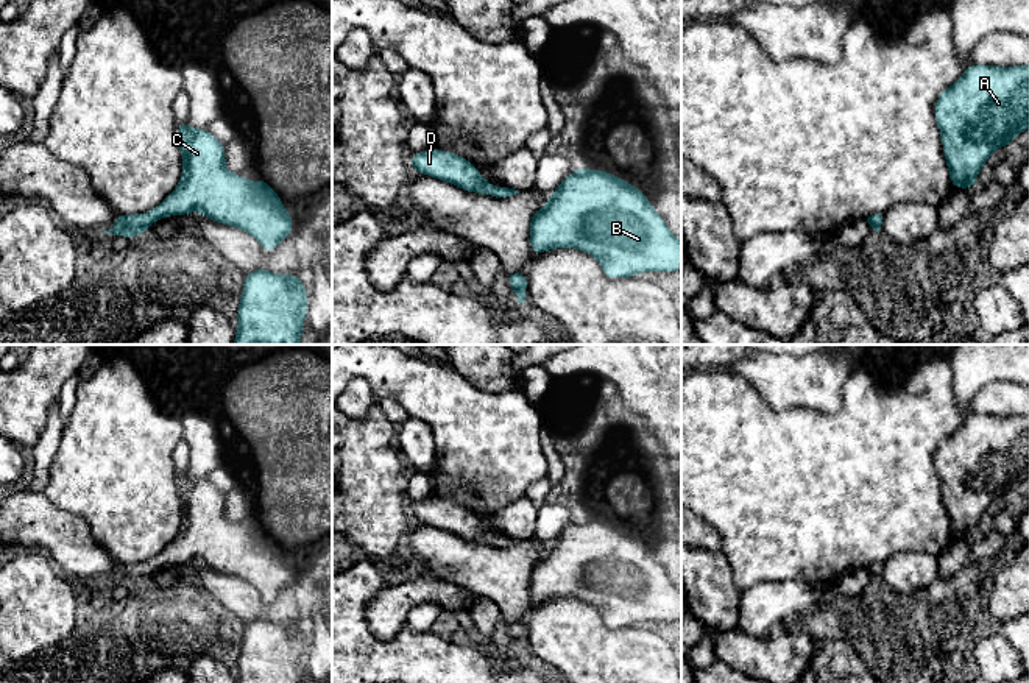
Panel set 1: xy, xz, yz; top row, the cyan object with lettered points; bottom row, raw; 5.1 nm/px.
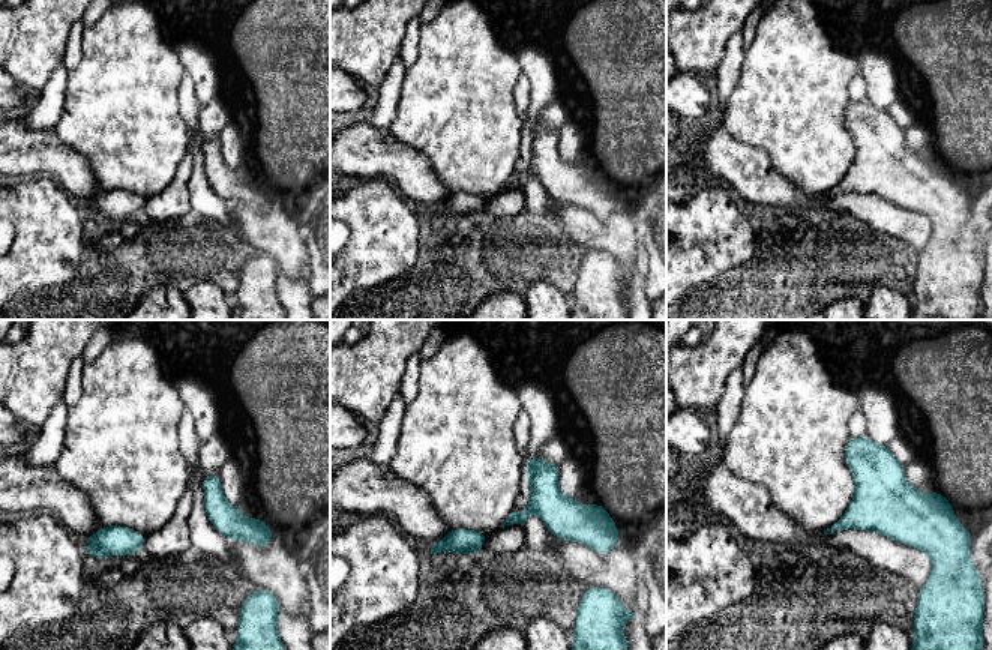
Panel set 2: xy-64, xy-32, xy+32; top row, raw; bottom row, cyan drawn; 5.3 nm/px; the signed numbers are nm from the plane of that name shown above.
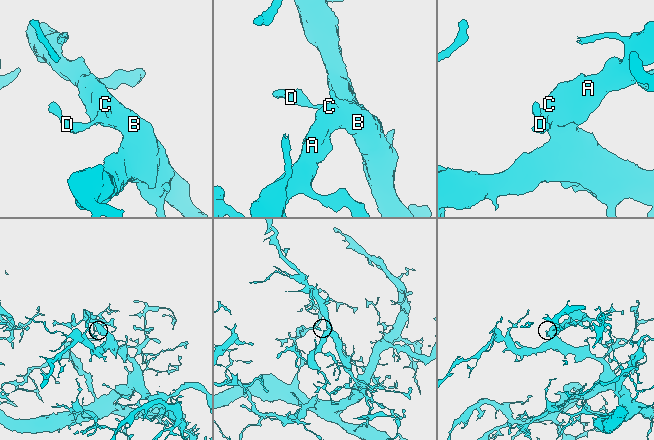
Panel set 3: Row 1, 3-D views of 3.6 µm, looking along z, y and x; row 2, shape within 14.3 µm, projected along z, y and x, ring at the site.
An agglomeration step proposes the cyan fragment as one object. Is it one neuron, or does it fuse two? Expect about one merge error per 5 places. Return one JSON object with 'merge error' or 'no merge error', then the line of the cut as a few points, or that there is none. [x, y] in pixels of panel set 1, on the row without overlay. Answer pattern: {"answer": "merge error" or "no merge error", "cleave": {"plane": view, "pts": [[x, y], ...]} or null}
{"answer": "no merge error", "cleave": null}

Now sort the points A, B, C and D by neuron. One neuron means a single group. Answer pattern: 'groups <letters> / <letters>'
groups A B C D

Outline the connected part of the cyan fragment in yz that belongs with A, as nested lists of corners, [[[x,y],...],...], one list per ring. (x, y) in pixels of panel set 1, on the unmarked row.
[[[971,413],[953,435],[940,441],[934,458],[953,536],[974,538],[976,526],[992,502],[998,496],[1012,496],[1015,485],[1029,479],[1029,413]]]

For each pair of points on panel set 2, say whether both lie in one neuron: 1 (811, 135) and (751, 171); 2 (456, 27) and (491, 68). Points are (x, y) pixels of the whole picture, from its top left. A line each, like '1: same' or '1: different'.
1: different
2: same

